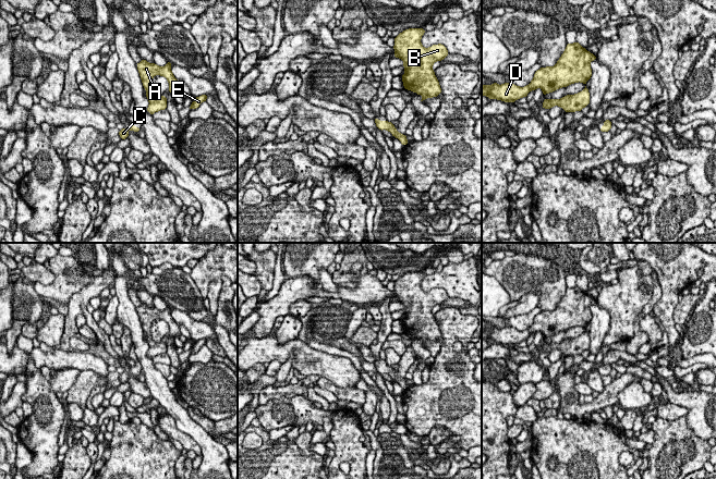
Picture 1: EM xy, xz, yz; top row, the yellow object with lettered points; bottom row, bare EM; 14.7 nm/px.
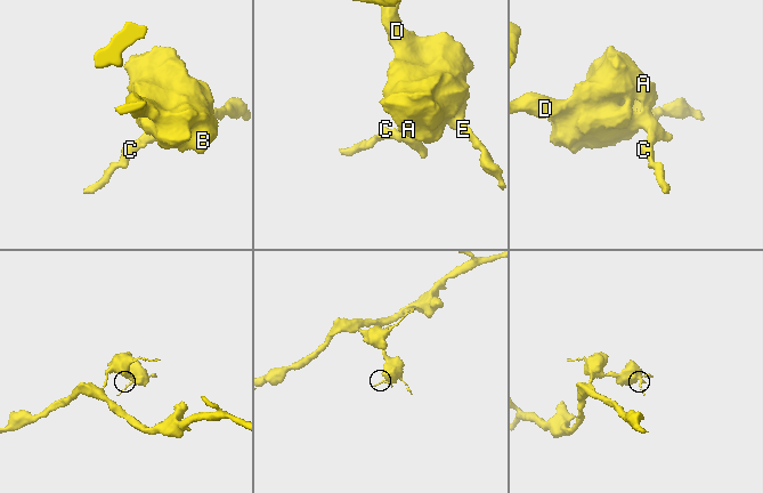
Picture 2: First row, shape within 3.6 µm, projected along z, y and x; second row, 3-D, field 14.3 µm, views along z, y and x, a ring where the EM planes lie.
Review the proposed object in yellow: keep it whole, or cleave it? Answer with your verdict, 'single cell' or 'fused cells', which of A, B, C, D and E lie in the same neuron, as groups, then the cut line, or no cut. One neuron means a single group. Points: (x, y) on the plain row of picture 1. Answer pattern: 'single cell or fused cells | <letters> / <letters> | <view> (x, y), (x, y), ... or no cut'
single cell | A B C D E | no cut

